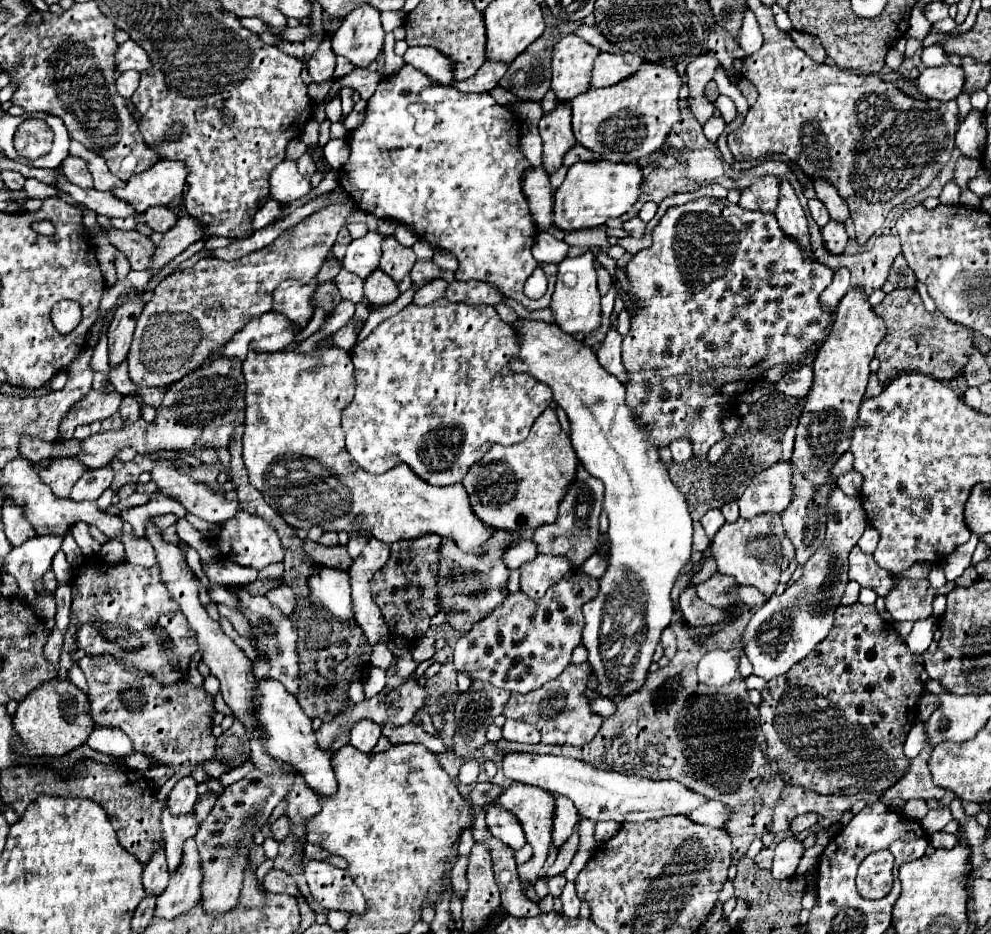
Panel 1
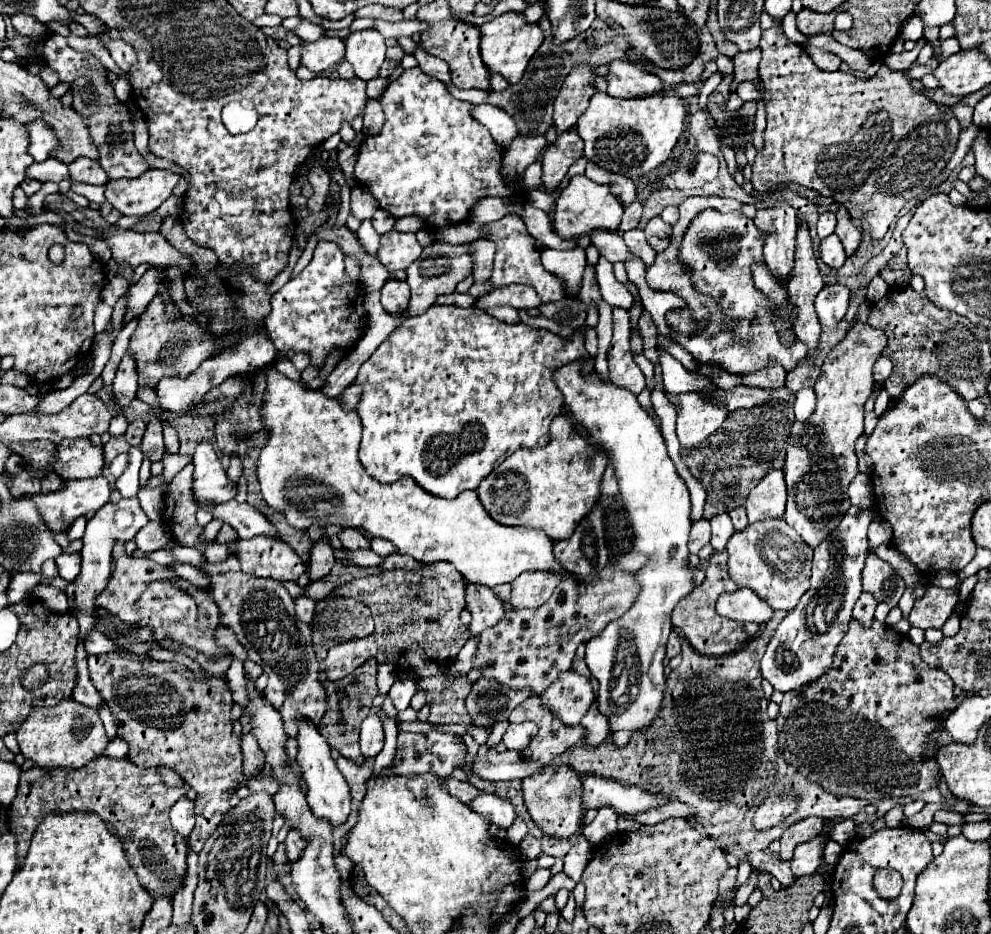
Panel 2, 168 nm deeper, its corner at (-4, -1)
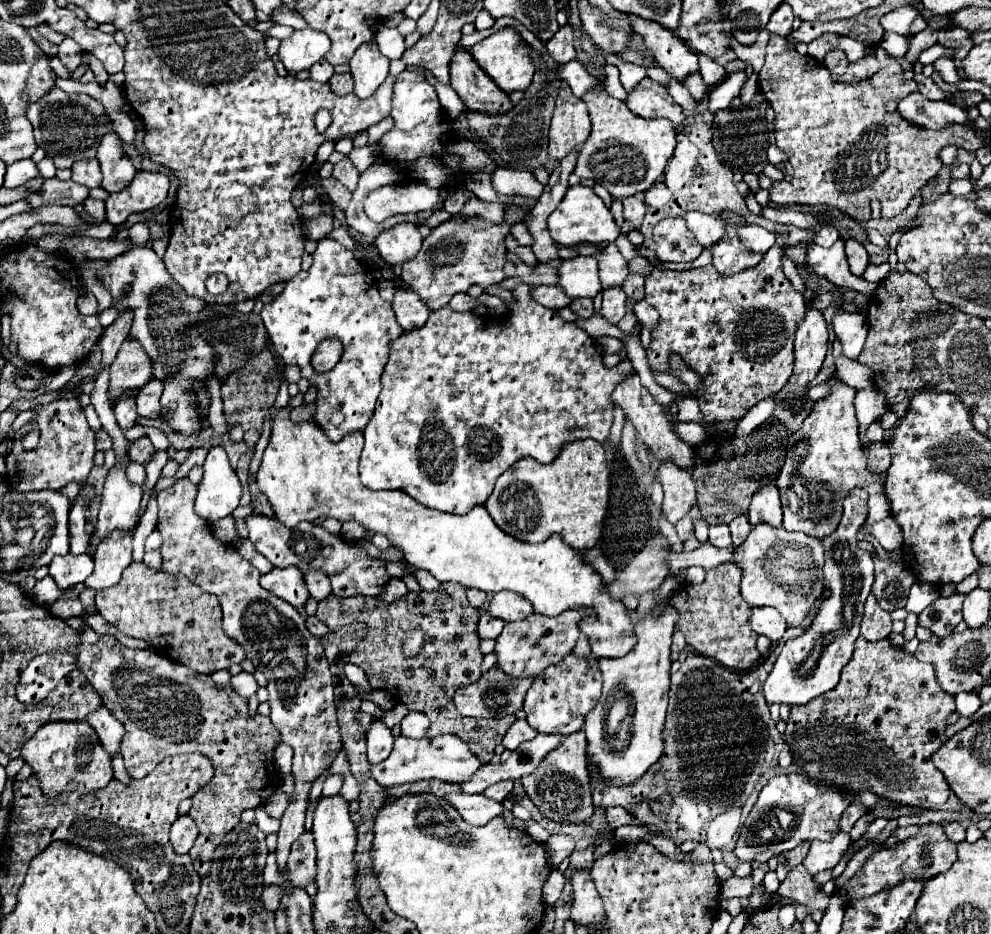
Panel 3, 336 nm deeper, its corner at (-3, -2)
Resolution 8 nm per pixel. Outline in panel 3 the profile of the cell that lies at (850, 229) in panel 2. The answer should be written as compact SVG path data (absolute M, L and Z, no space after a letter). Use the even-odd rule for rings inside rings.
M846 239L844 243L846 243L846 257L848 257L848 265L850 265L852 275L862 277L866 267L868 267L868 253L866 253L866 249L854 239L850 239L850 241Z

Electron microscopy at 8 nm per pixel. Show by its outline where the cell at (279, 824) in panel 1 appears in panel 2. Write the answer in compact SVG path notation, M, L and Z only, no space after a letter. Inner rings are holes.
M291 830L291 832L287 834L287 838L285 838L287 858L289 858L291 862L295 862L297 856L301 854L301 846L303 846L303 842L301 842L301 834L297 834L297 830Z

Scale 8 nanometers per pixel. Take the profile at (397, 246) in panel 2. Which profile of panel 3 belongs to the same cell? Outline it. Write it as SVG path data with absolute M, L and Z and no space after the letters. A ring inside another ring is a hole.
M398 223L376 237L376 249L380 251L382 259L396 267L412 259L422 245L422 237L418 225L414 223Z

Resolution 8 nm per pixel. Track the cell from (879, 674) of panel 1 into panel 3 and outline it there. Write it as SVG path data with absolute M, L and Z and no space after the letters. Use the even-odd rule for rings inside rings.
M858 637L854 655L844 667L836 691L820 695L804 707L792 707L784 741L790 747L794 761L810 779L832 783L846 795L874 791L878 797L886 797L902 805L930 811L960 811L964 805L956 799L944 775L940 775L932 763L932 753L946 741L946 719L954 713L952 699L952 695L944 695L944 691L940 691L932 665L918 661L900 647L894 647L890 639L870 643L864 637Z

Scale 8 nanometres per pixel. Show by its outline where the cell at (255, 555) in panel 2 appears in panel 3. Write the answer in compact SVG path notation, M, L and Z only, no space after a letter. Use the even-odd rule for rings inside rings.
M294 567L288 569L274 569L266 575L262 575L262 587L270 593L274 593L276 597L284 599L286 603L290 603L294 609L304 609L306 601L308 601L308 589L304 585L304 575L300 571L296 571Z

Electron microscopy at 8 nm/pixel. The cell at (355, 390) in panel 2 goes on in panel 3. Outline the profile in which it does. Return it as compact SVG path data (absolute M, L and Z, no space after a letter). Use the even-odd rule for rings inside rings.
M320 239L312 267L292 277L276 301L264 305L260 317L274 351L286 365L298 365L302 377L316 387L318 397L312 421L334 443L350 433L362 433L382 391L380 377L390 357L390 343L404 333L392 305L380 297L374 275L338 241ZM326 337L338 337L344 345L344 355L332 371L316 373L310 357Z

